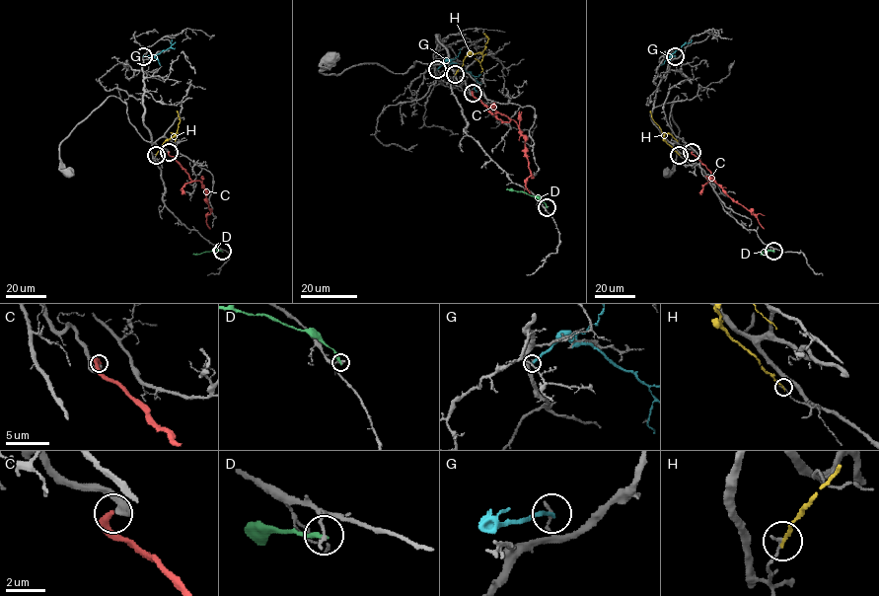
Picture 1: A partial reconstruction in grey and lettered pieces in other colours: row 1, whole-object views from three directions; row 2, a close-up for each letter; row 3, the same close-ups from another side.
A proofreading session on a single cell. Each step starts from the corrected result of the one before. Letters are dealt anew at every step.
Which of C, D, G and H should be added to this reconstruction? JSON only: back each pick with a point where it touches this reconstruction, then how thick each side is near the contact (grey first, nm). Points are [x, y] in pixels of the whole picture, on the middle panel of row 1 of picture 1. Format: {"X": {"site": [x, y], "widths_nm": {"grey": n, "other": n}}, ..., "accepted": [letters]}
{"C": {"site": [473, 93], "widths_nm": {"grey": 500, "other": 340}}, "accepted": ["C"]}

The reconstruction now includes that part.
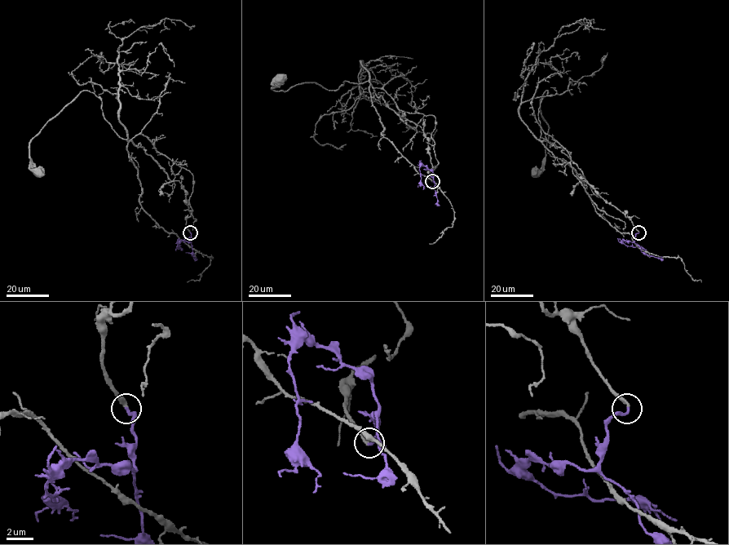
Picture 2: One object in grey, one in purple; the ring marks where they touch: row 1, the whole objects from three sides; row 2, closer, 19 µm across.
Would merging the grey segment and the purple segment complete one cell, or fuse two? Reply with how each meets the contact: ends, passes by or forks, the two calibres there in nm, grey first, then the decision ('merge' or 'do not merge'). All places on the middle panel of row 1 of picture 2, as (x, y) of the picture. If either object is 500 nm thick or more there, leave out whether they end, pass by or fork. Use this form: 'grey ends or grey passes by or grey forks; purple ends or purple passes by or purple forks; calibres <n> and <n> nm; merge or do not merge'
grey ends; purple ends; calibres 280 and 240 nm; merge

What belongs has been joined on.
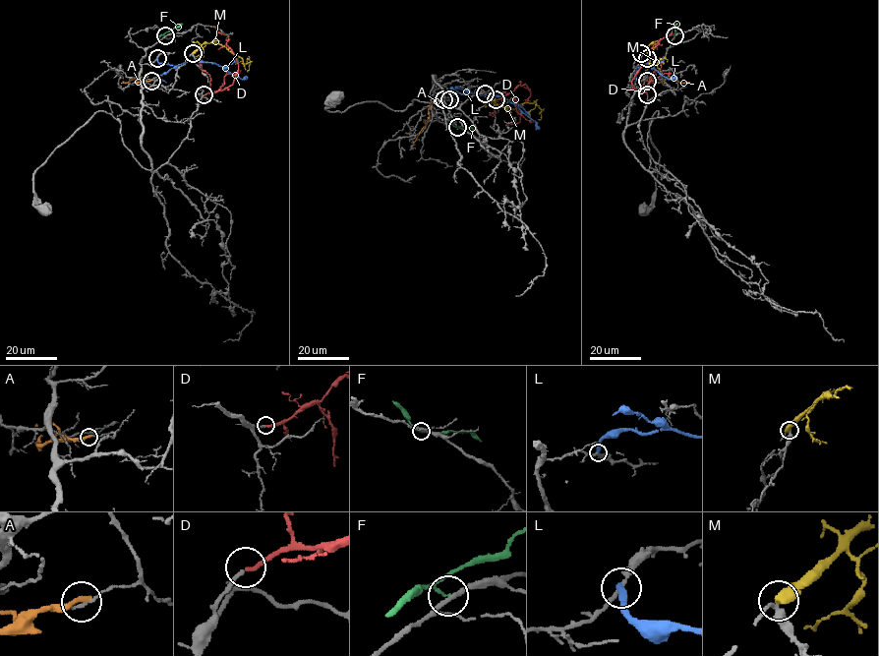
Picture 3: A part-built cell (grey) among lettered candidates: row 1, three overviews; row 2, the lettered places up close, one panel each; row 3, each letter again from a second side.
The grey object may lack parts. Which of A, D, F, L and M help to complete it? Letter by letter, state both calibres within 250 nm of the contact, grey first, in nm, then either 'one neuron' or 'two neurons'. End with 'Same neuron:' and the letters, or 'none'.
A: 160 nm thick on the grey side, 280 nm on the other; two neurons
D: 180 nm thick on the grey side, 220 nm on the other; one neuron
F: 160 nm thick on the grey side, 80 nm on the other; two neurons
L: 190 nm thick on the grey side, 320 nm on the other; two neurons
M: 280 nm thick on the grey side, 550 nm on the other; two neurons
Same neuron: D

